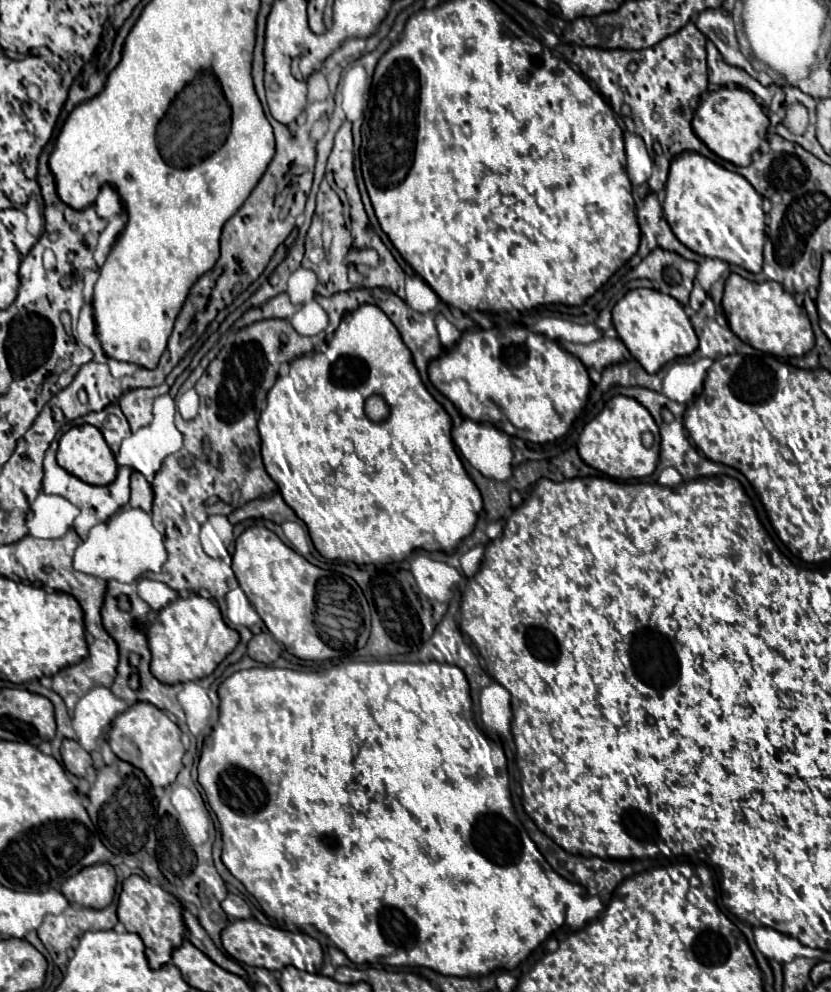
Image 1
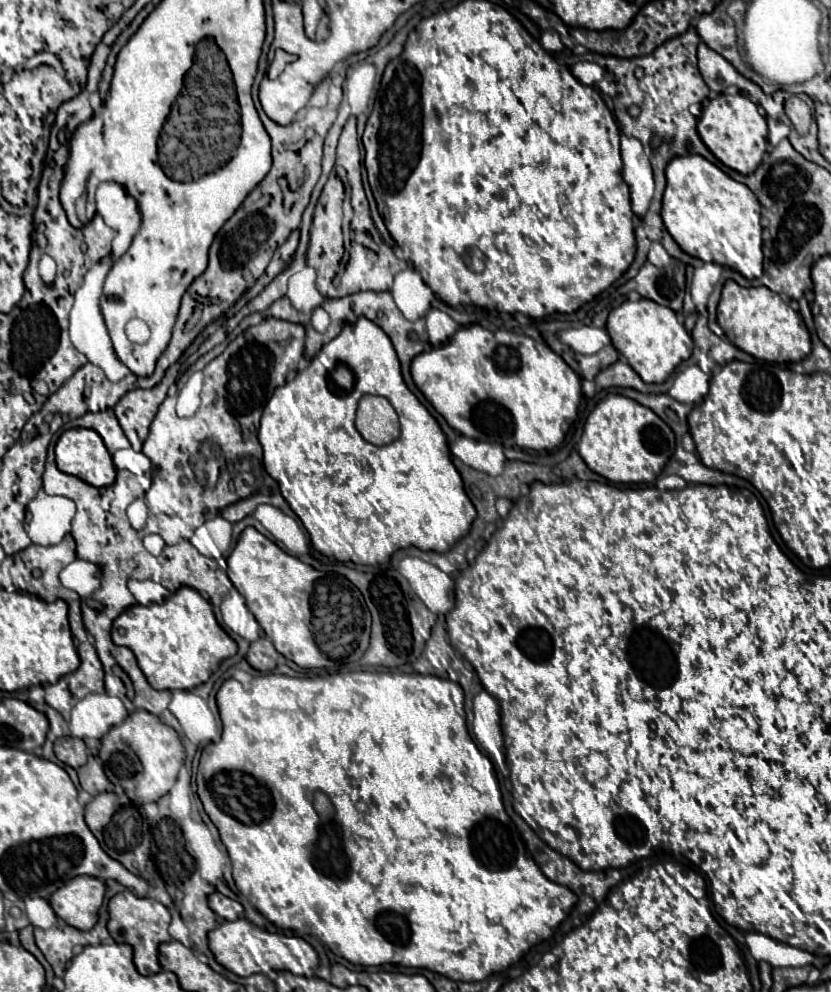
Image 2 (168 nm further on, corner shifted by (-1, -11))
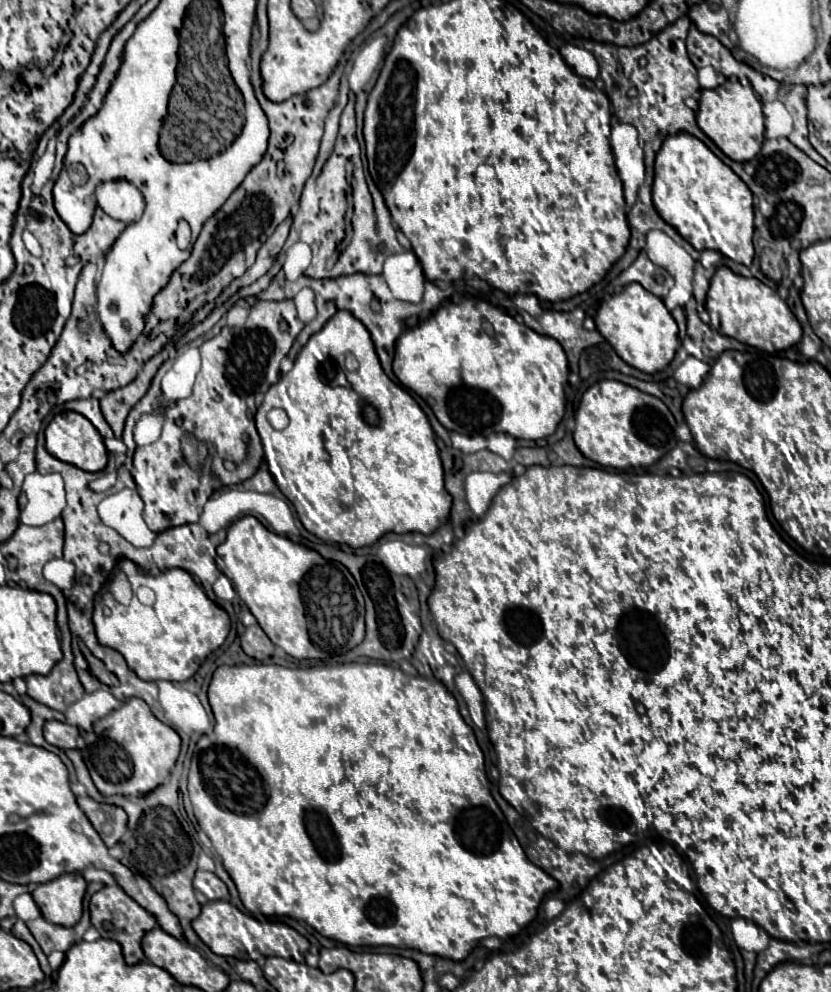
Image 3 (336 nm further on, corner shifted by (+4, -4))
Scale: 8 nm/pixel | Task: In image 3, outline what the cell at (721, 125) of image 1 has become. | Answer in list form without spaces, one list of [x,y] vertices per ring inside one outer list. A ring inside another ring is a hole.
[[[725,82],[715,90],[701,90],[697,126],[715,142],[715,146],[735,162],[751,160],[765,142],[765,124],[761,100],[751,86],[741,86],[739,82]]]

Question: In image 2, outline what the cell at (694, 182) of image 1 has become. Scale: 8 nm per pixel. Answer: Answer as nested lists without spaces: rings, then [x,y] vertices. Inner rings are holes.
[[[682,155],[666,167],[662,221],[674,241],[692,257],[726,265],[746,279],[762,277],[762,225],[756,195],[702,155]]]

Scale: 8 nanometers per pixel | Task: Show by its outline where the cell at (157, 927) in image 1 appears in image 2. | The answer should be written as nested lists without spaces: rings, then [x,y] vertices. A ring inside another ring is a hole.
[[[124,889],[122,893],[114,895],[108,903],[108,923],[106,923],[108,933],[116,943],[132,945],[134,965],[140,975],[154,975],[160,971],[158,945],[172,939],[168,933],[168,925],[170,925],[168,909],[152,897],[138,897],[130,889]]]

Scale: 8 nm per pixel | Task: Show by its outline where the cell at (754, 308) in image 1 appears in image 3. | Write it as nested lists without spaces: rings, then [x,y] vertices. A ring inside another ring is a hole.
[[[721,266],[711,278],[711,288],[707,292],[707,312],[715,330],[763,352],[783,352],[801,340],[799,320],[775,290],[757,278],[739,276],[725,266]]]

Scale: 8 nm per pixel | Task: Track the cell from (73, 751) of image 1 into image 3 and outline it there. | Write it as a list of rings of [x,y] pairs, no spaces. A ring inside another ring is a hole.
[[[47,722],[45,728],[43,728],[43,734],[45,734],[45,740],[61,750],[73,750],[77,748],[77,736],[79,736],[79,730],[71,724],[65,724],[65,722]]]

